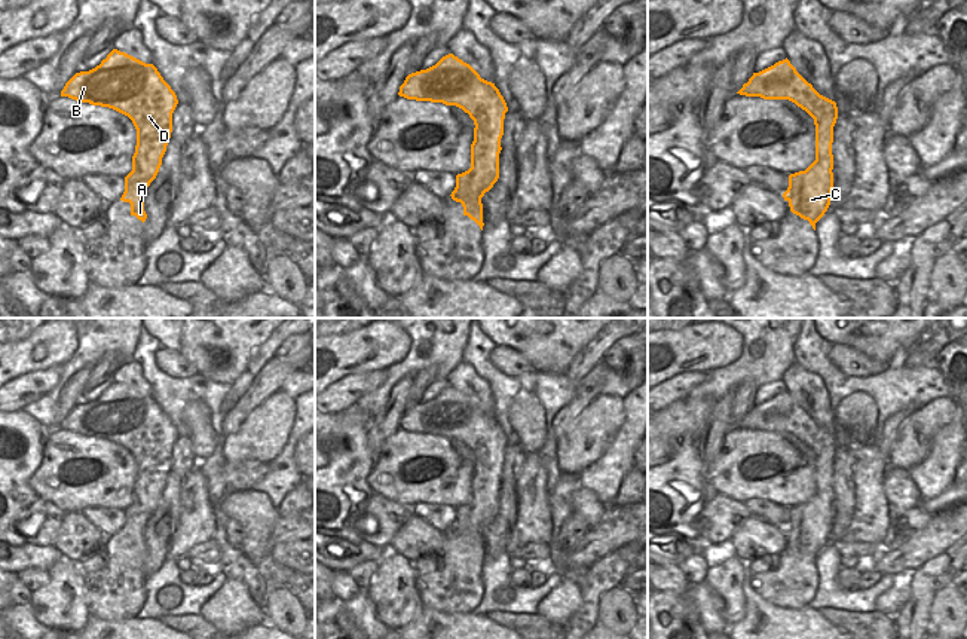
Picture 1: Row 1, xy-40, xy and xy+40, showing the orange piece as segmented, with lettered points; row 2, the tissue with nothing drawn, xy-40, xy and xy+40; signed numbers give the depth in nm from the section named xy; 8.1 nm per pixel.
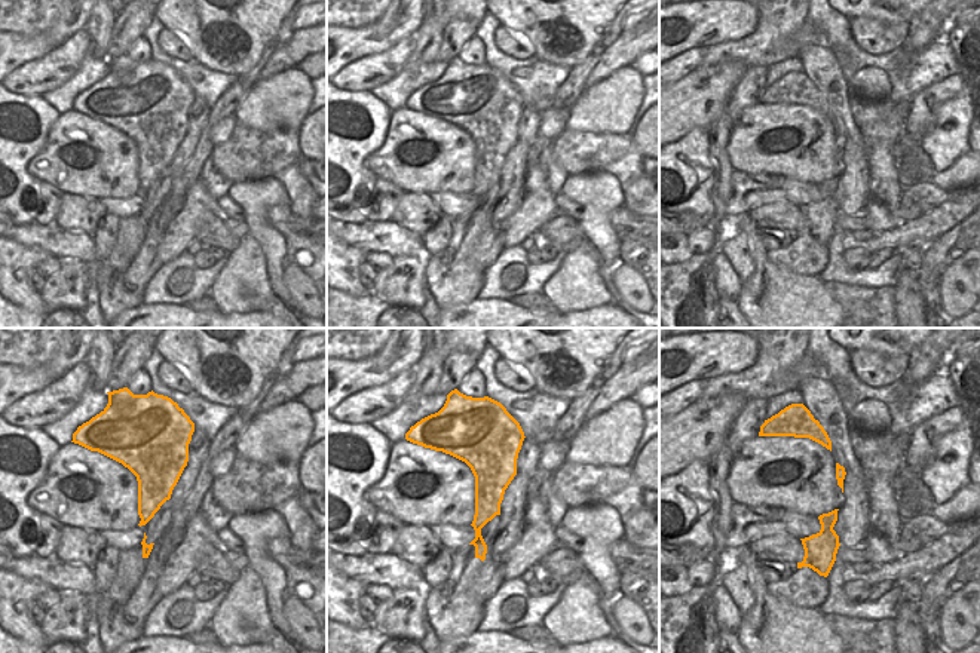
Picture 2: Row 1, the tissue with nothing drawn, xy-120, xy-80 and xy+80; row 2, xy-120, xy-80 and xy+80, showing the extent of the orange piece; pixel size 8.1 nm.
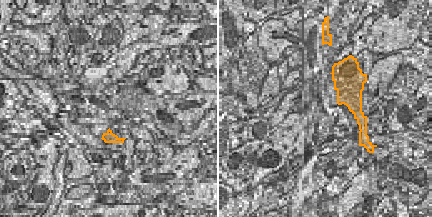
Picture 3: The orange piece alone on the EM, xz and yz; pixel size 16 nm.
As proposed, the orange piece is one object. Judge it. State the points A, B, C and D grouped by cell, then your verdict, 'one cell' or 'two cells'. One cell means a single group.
groups A B C D; one cell

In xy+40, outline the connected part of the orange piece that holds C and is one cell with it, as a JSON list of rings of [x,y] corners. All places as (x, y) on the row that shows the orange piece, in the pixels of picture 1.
[[[787,58],[753,73],[737,94],[763,100],[789,100],[814,119],[815,160],[805,171],[789,175],[789,187],[783,198],[789,202],[790,211],[808,220],[815,230],[815,223],[824,215],[832,199],[836,103],[820,95]]]

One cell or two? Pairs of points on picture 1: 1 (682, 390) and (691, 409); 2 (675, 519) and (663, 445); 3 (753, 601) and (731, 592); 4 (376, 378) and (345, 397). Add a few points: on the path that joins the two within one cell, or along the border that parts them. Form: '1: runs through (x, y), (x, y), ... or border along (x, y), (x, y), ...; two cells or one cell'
1: border along (688, 396), (675, 400), (663, 409); two cells
2: border along (694, 440), (687, 440), (663, 464); two cells
3: border along (744, 562), (746, 607), (744, 615), (736, 623); two cells
4: runs through (367, 382), (351, 388); one cell

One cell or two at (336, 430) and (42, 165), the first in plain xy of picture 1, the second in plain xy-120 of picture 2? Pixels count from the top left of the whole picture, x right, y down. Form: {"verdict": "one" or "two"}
{"verdict": "two"}

